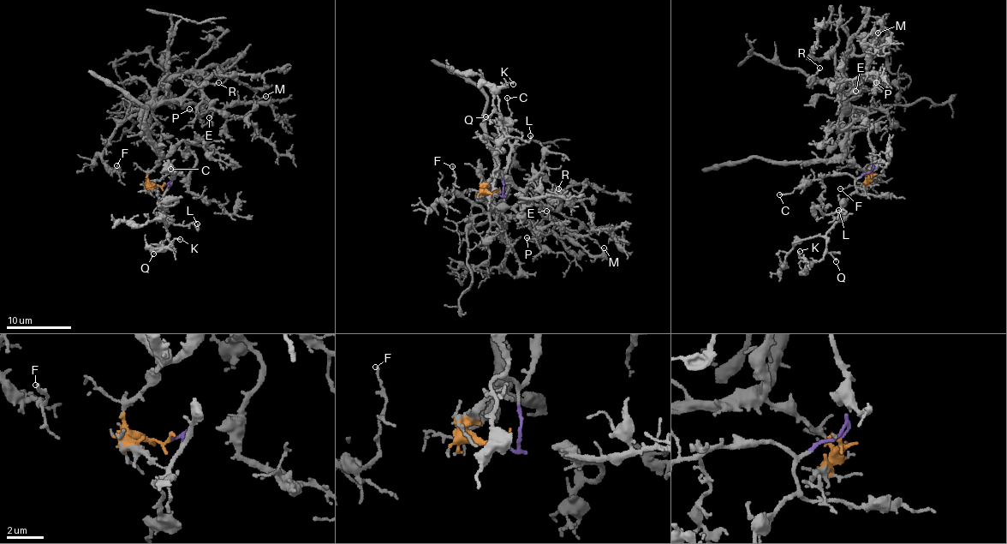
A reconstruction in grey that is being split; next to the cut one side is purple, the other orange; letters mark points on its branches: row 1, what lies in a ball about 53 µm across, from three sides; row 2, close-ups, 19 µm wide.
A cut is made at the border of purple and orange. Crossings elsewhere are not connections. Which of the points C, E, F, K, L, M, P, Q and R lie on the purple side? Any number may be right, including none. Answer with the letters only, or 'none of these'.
C, K, L, Q

